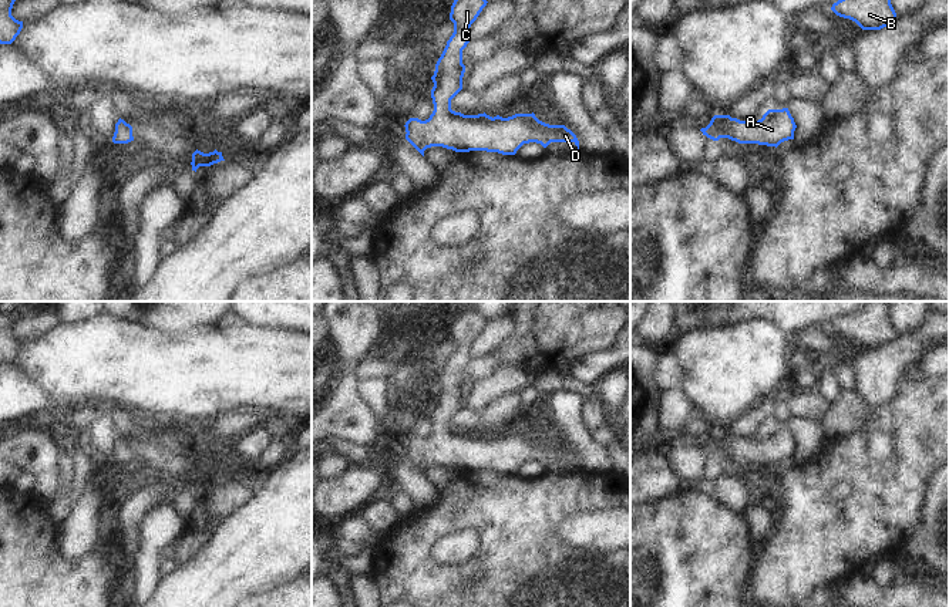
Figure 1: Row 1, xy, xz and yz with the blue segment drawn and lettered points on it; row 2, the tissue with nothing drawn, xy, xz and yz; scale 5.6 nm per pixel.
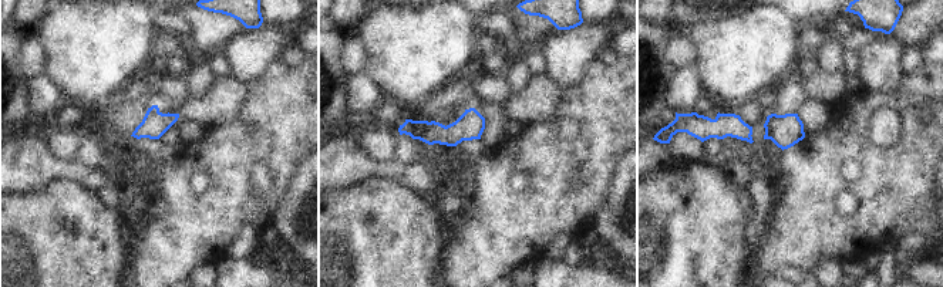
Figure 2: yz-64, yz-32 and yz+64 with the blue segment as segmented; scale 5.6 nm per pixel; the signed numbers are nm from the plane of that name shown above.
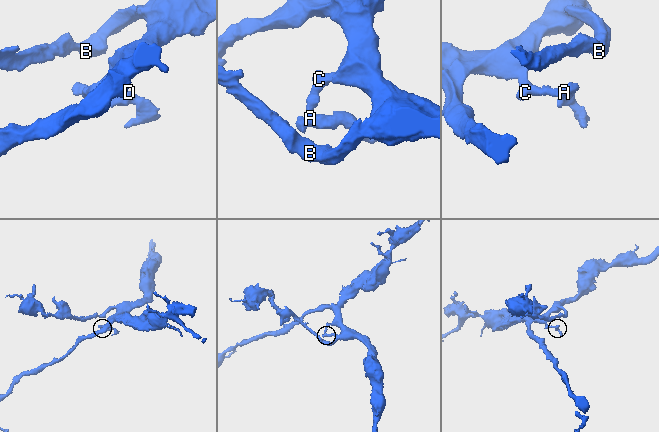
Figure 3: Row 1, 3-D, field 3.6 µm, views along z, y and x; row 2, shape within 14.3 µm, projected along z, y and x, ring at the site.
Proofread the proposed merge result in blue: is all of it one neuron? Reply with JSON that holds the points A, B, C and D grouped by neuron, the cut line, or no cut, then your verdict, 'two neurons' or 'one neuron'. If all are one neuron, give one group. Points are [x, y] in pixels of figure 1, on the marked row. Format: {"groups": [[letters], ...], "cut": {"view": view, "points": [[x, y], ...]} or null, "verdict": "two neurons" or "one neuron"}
{"groups": [["A", "B", "C", "D"]], "cut": null, "verdict": "one neuron"}

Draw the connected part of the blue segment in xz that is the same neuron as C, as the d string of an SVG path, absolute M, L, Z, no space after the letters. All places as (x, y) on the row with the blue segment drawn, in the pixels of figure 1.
M454 0L450 13L454 33L431 77L434 111L425 121L410 118L404 125L405 139L423 156L431 146L455 152L487 151L502 155L515 155L524 144L529 142L541 144L544 148L551 142L573 142L579 149L579 141L571 129L565 125L545 124L534 112L492 118L485 112L464 115L451 109L451 100L462 90L465 72L462 50L471 41L468 31L487 3L487 0Z

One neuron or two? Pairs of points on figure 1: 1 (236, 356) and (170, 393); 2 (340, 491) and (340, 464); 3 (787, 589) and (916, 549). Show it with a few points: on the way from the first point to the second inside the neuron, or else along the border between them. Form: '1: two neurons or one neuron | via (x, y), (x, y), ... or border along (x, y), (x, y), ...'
1: one neuron | via (219, 370), (205, 371), (187, 378)
2: two neurons | border along (352, 465), (336, 476), (326, 479)
3: two neurons | border along (921, 520), (911, 542), (902, 552)

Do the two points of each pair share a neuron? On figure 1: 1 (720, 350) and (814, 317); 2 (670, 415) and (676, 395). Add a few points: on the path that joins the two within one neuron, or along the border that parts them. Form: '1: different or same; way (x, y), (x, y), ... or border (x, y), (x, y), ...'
1: different; border (746, 320), (770, 320), (790, 337)
2: same; way (675, 411), (676, 400)

